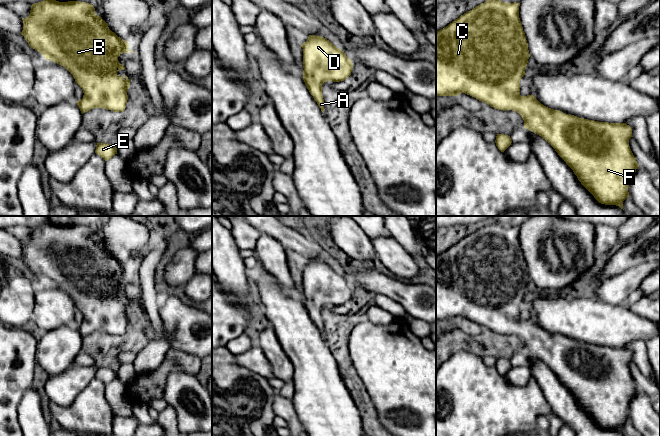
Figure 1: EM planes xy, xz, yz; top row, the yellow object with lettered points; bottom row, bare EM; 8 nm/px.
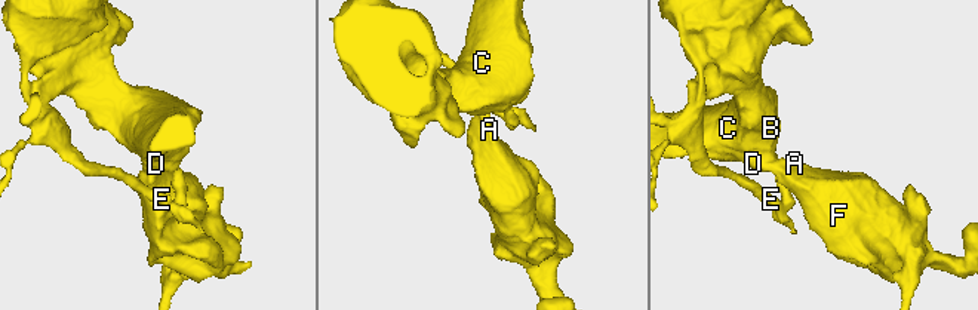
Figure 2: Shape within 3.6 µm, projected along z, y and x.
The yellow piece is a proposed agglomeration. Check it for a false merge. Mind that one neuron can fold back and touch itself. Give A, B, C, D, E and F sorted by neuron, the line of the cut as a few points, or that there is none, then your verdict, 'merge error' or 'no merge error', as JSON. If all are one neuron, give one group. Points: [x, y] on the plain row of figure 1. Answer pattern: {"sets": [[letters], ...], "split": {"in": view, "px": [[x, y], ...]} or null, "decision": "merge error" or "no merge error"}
{"sets": [["A", "B", "C", "D", "E", "F"]], "split": null, "decision": "no merge error"}

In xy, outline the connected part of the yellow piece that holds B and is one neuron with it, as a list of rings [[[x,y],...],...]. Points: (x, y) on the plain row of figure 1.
[[[46,222],[32,228],[29,240],[22,245],[21,259],[29,270],[40,276],[44,283],[65,291],[82,312],[83,322],[76,326],[82,338],[93,332],[121,337],[125,334],[130,303],[126,299],[117,299],[119,294],[125,293],[118,281],[122,277],[135,276],[130,275],[129,267],[112,256],[108,248],[95,238],[92,228]]]

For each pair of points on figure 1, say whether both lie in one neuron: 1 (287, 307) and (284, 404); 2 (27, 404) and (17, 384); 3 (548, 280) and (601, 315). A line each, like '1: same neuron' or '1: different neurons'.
1: different neurons
2: different neurons
3: different neurons

